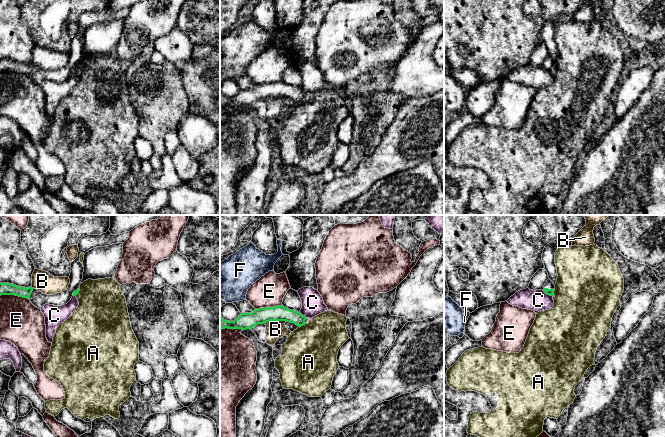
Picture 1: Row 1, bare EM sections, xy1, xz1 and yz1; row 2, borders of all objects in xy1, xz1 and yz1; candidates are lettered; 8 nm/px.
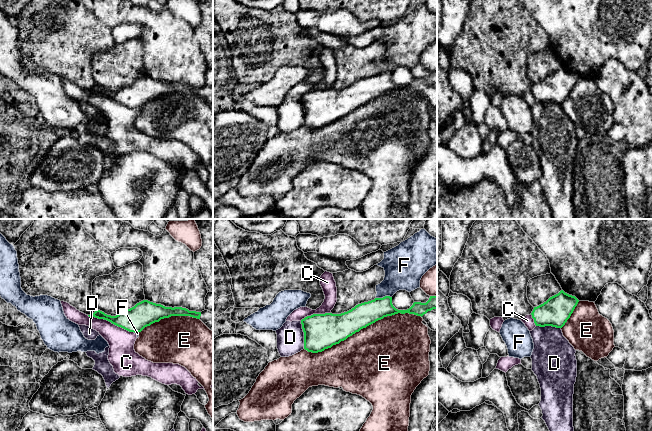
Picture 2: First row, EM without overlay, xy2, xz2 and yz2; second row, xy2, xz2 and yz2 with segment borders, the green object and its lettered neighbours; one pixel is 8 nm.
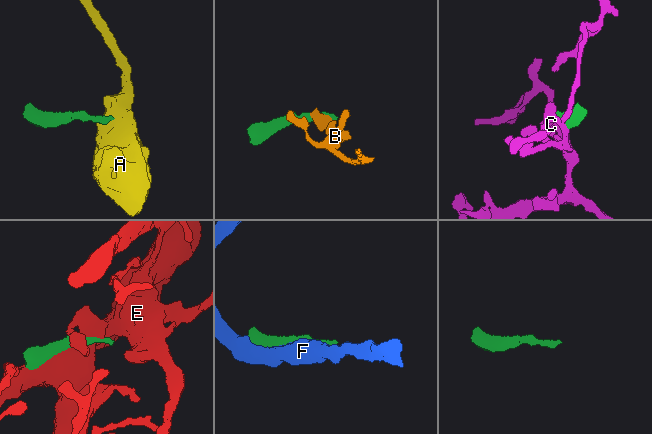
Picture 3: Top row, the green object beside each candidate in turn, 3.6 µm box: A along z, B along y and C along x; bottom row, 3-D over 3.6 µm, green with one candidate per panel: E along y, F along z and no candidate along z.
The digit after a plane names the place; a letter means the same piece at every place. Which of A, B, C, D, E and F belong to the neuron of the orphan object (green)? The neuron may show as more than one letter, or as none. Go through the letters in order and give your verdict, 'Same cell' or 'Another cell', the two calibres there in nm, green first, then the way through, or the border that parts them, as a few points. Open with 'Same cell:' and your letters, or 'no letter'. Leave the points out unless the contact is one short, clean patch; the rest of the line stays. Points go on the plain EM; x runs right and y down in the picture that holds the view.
Same cell: no letter
A: Another cell. Thickness 130 nm (green) against 440 nm. Boundary: xz1 (306, 99), (299, 103)
B: Another cell. Thickness 130 nm (green) against 140 nm. Boundary: xz1 (286, 97), (267, 97), (265, 99)
C: Another cell. Thickness 200 nm (green) against 200 nm
D: Another cell. Thickness 280 nm (green) against 220 nm
E: Another cell. Thickness 240 nm (green) against 480 nm
F: Another cell. Thickness 190 nm (green) against 280 nm. Boundary: xz2 (391, 72), (376, 74)

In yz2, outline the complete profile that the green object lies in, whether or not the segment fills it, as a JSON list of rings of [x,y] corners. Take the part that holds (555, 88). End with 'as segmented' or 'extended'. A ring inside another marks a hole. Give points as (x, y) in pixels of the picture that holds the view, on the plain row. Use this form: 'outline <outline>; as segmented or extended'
outline [[[561,66],[543,80],[534,83],[531,91],[536,102],[562,104],[570,94],[579,76]]]; as segmented

